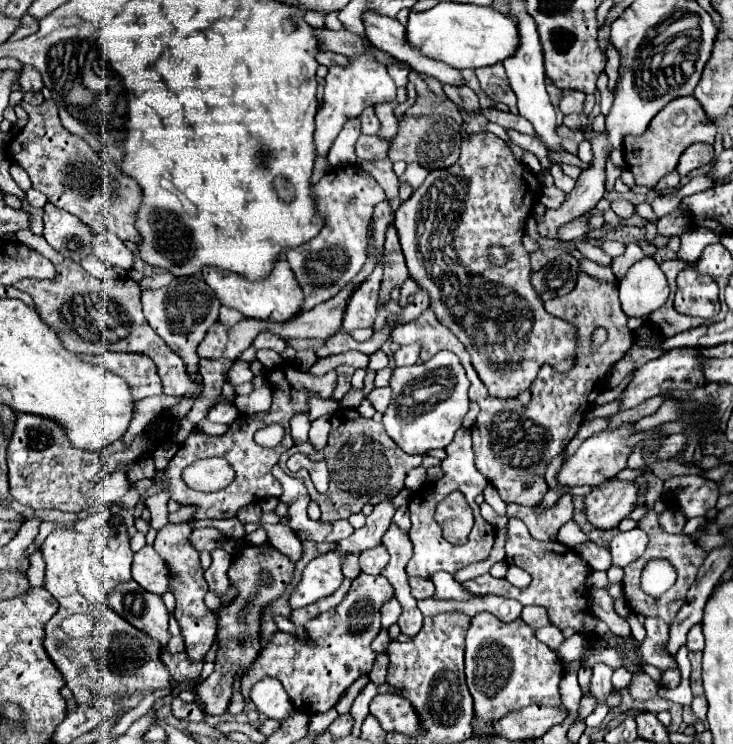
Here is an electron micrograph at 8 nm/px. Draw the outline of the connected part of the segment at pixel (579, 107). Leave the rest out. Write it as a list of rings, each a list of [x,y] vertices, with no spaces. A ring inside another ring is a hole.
[[[568,92],[560,100],[560,110],[564,114],[582,114],[584,112],[584,92]]]

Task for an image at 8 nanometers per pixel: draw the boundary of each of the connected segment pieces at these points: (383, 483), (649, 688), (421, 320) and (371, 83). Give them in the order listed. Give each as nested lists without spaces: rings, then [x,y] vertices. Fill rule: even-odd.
[[[338,408],[330,416],[330,436],[328,444],[322,450],[316,450],[312,442],[294,444],[290,448],[292,454],[304,452],[312,460],[328,460],[330,470],[330,488],[326,494],[316,492],[314,484],[306,484],[310,498],[320,506],[322,520],[332,522],[340,518],[348,518],[354,512],[360,512],[364,504],[380,504],[392,496],[396,496],[404,488],[404,478],[408,470],[422,464],[424,456],[408,456],[408,452],[400,452],[392,438],[384,432],[384,426],[364,418],[356,408]]]
[[[638,666],[638,672],[632,674],[632,682],[628,686],[628,692],[632,696],[632,700],[640,700],[646,702],[654,696],[658,696],[659,685],[642,670],[642,666]]]
[[[578,274],[576,288],[560,298],[552,298],[546,304],[546,312],[552,316],[558,316],[562,320],[568,320],[572,326],[576,326],[576,340],[578,340],[578,352],[576,352],[576,364],[560,374],[552,366],[542,366],[536,380],[530,386],[530,402],[522,406],[516,398],[492,398],[484,384],[480,382],[476,370],[470,364],[468,352],[462,348],[460,340],[444,328],[434,312],[426,308],[416,320],[408,324],[400,324],[392,330],[392,342],[404,346],[418,342],[420,344],[420,358],[426,360],[426,356],[434,356],[438,350],[452,350],[462,366],[466,368],[468,380],[470,380],[470,400],[478,402],[480,414],[476,418],[476,424],[472,426],[472,440],[474,440],[474,452],[476,452],[476,468],[488,478],[488,482],[498,490],[500,498],[510,504],[522,504],[522,506],[538,506],[542,496],[548,490],[548,484],[544,480],[544,472],[554,456],[564,452],[568,442],[578,432],[584,414],[588,412],[590,404],[596,400],[600,390],[606,386],[606,376],[616,360],[624,356],[624,352],[634,344],[634,334],[626,326],[626,318],[620,300],[618,300],[618,282],[598,282],[586,274]],[[596,326],[606,328],[608,340],[598,348],[592,350],[590,346],[590,334]]]
[[[370,54],[352,56],[348,66],[332,66],[326,76],[326,88],[324,88],[324,100],[316,114],[316,132],[314,132],[314,144],[316,144],[316,158],[326,158],[330,152],[332,142],[336,140],[338,132],[344,128],[344,124],[356,116],[362,114],[368,106],[374,106],[378,102],[392,102],[396,100],[396,84],[386,72],[386,66],[378,64]]]

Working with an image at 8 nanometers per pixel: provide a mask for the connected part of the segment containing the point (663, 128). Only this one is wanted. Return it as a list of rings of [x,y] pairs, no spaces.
[[[684,96],[664,106],[662,112],[656,118],[652,118],[648,130],[642,136],[630,136],[628,142],[624,142],[624,158],[626,158],[628,170],[634,174],[636,184],[654,188],[662,176],[676,170],[680,154],[690,144],[694,142],[712,144],[714,136],[716,136],[716,126],[706,118],[702,106],[696,104],[694,96]]]

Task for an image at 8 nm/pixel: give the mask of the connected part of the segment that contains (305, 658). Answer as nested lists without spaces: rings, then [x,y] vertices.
[[[360,574],[336,608],[322,612],[306,624],[306,632],[312,640],[308,646],[300,646],[300,642],[292,634],[276,632],[242,680],[240,690],[244,700],[250,698],[250,690],[256,680],[272,676],[282,682],[298,712],[316,714],[330,710],[360,674],[370,672],[376,656],[370,648],[370,642],[380,632],[380,608],[392,596],[394,592],[386,576]]]

